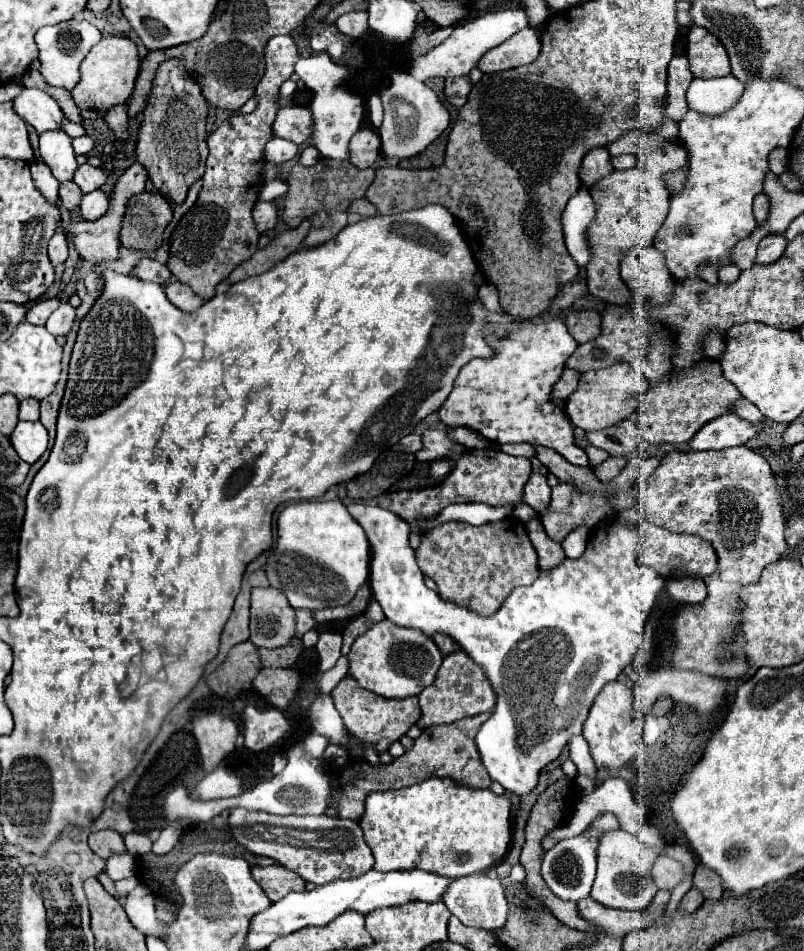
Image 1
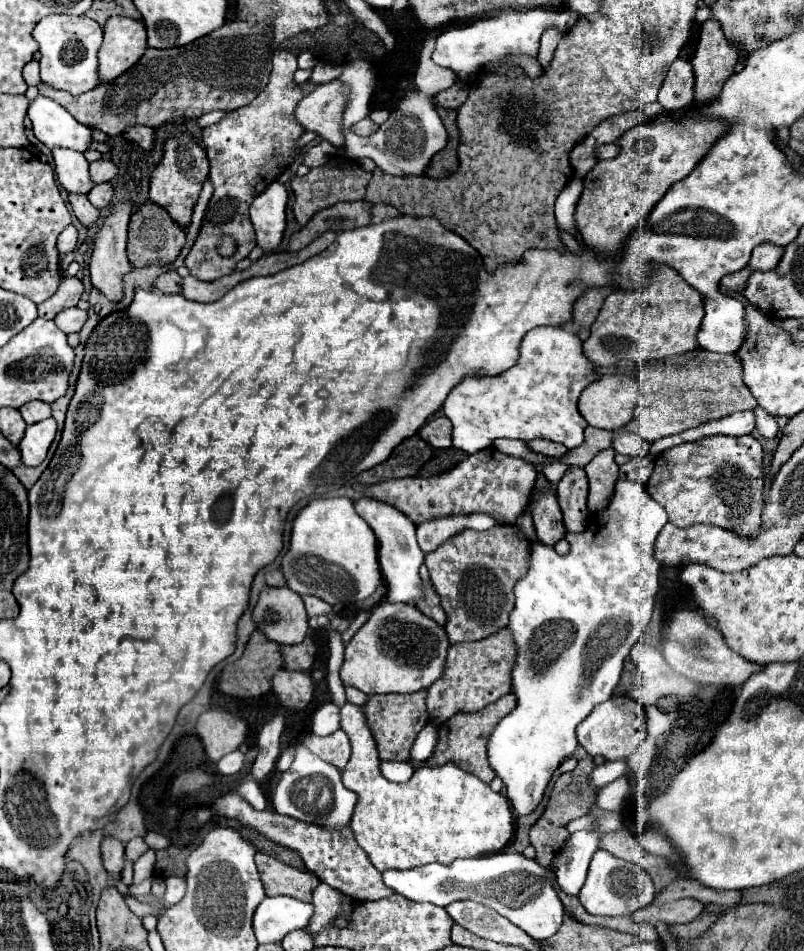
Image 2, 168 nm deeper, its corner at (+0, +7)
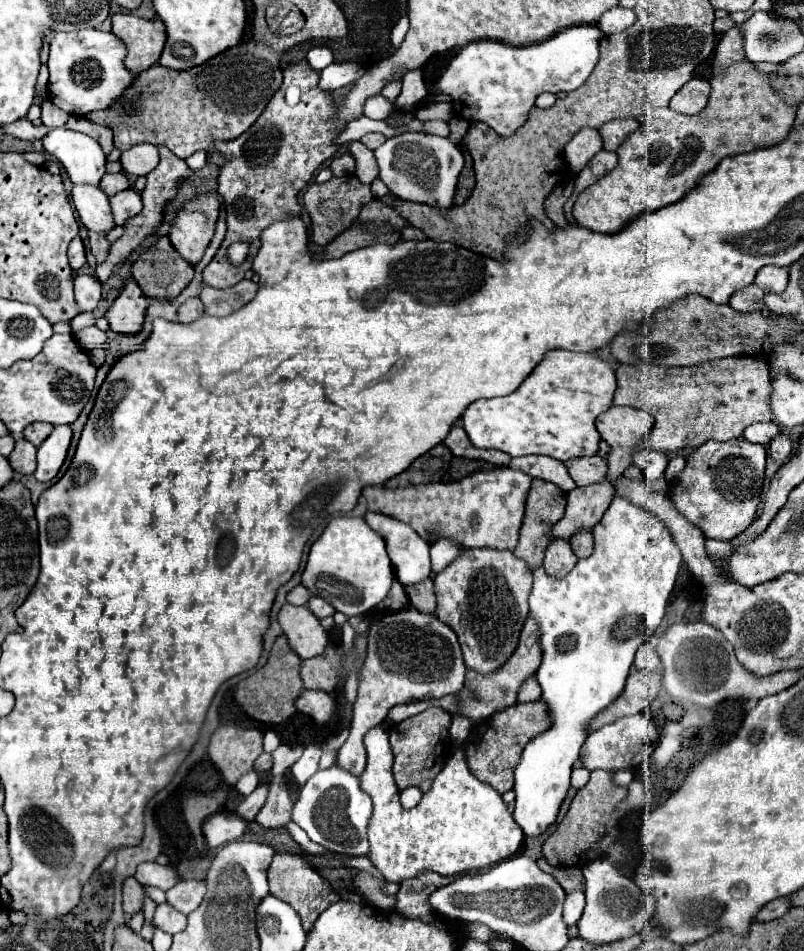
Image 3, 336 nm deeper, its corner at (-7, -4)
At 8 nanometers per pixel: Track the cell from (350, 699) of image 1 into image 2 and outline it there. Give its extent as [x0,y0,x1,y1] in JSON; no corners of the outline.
[361,690,427,760]

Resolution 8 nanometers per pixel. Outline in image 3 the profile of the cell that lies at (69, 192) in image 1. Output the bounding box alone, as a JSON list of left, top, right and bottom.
[90,233,110,263]

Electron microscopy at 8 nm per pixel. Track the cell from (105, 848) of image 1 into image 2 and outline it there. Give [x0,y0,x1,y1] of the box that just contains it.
[101,838,125,878]

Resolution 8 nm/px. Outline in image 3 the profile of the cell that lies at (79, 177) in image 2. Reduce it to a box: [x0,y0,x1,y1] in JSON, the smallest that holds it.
[72,187,116,235]

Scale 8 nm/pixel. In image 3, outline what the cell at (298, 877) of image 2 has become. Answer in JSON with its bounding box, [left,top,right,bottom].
[268,853,340,931]

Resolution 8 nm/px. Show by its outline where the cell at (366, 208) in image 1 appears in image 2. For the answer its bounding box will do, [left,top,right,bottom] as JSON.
[371,204,399,222]

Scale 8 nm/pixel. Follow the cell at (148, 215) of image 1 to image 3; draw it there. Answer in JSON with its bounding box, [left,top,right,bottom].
[132,237,194,301]

